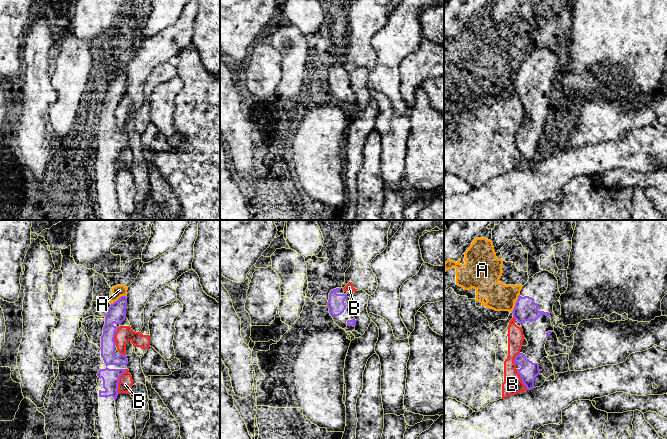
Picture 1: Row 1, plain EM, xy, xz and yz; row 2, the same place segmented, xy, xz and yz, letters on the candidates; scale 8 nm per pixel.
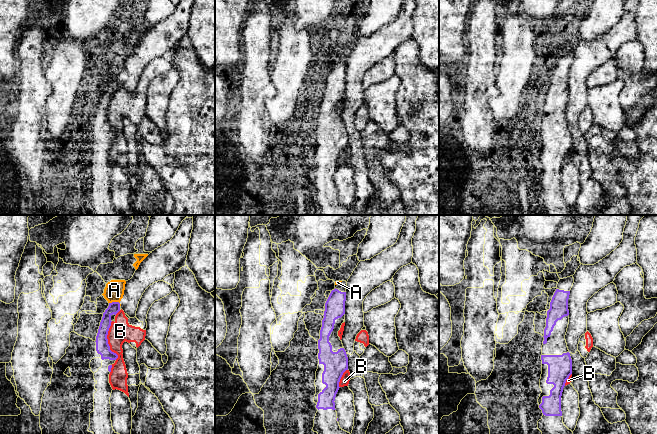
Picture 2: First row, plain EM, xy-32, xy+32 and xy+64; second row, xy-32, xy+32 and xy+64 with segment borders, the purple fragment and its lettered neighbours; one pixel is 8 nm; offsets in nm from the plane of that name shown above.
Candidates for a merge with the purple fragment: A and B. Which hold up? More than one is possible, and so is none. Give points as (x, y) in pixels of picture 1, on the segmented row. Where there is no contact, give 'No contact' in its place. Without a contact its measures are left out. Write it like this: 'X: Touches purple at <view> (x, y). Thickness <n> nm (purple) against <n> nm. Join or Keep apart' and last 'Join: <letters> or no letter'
A: Touches purple at yz (515, 303). Thickness 180 nm (purple) against 220 nm. Keep apart
B: Touches purple at xy (118, 381). Thickness 140 nm (purple) against 120 nm. Keep apart
Join: no letter

